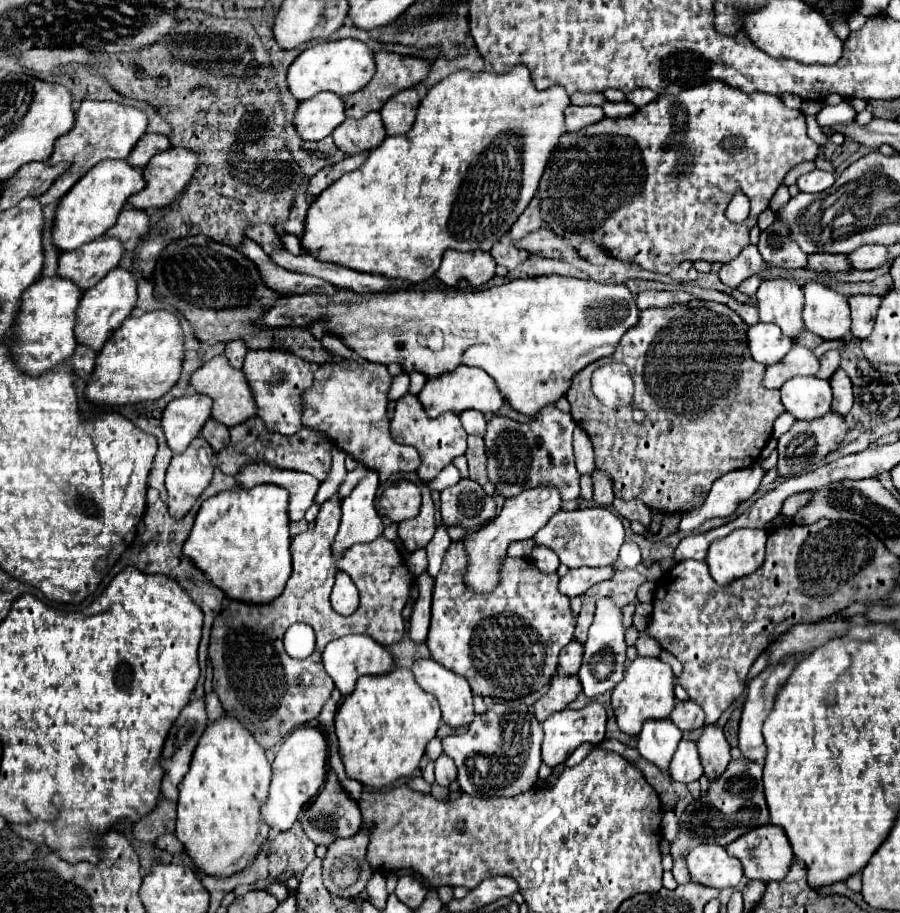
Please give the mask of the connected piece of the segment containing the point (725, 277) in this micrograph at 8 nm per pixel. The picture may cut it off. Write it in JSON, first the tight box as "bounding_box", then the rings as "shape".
{"bounding_box":[719,246,773,288],"shape":[[[747,246],[735,260],[723,264],[719,270],[719,280],[729,288],[737,288],[749,276],[761,276],[763,280],[773,280],[757,246]]]}

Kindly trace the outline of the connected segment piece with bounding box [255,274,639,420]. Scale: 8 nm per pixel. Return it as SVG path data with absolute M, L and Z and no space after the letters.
M553 274L513 280L485 290L395 290L363 296L351 294L351 290L337 290L333 296L319 292L281 296L255 326L311 326L321 320L325 320L327 332L341 338L345 346L373 364L399 364L403 372L417 370L427 378L439 378L439 374L463 364L481 368L495 380L503 400L531 420L537 418L543 406L555 404L567 394L573 376L581 368L613 354L621 336L637 324L639 310L635 306L635 294L625 284L599 284Z

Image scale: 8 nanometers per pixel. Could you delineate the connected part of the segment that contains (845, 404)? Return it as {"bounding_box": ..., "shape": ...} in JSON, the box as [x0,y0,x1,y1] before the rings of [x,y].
{"bounding_box":[831,368,853,414],"shape":[[[839,368],[831,380],[831,390],[833,390],[833,404],[831,404],[831,412],[835,414],[847,414],[853,406],[853,392],[851,392],[851,380],[849,376]]]}

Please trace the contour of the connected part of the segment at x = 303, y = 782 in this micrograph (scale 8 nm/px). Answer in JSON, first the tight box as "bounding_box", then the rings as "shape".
{"bounding_box":[263,726,327,832],"shape":[[[301,726],[293,730],[281,744],[275,760],[273,760],[273,782],[269,790],[269,798],[263,804],[265,822],[277,830],[285,832],[293,826],[303,806],[319,794],[327,778],[327,738],[319,726]]]}

